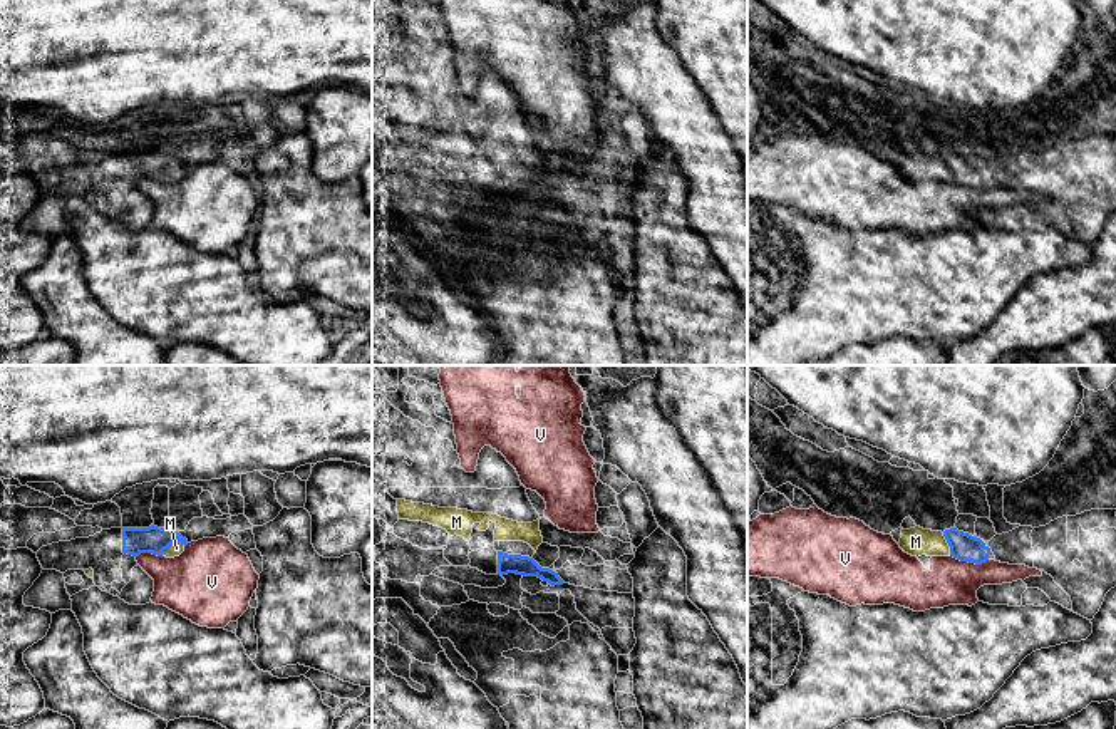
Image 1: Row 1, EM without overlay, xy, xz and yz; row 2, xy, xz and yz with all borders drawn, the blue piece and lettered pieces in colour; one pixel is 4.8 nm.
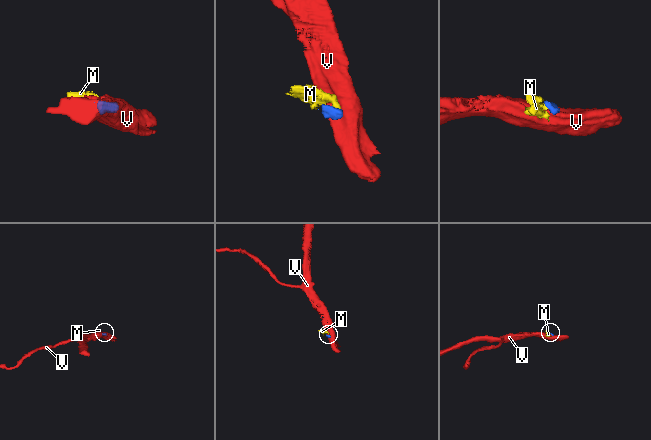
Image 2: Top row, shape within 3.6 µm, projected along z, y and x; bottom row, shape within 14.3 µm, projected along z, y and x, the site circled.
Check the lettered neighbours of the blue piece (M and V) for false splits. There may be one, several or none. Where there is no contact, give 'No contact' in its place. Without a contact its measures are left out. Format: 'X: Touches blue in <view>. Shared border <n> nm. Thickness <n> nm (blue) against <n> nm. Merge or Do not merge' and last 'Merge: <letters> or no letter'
M: Touches blue in xy. Shared border 130 nm. Thickness 130 nm (blue) against 70 nm. Merge
V: Touches blue in yz. Shared border 190 nm. Thickness 140 nm (blue) against 220 nm. Do not merge
Merge: M

